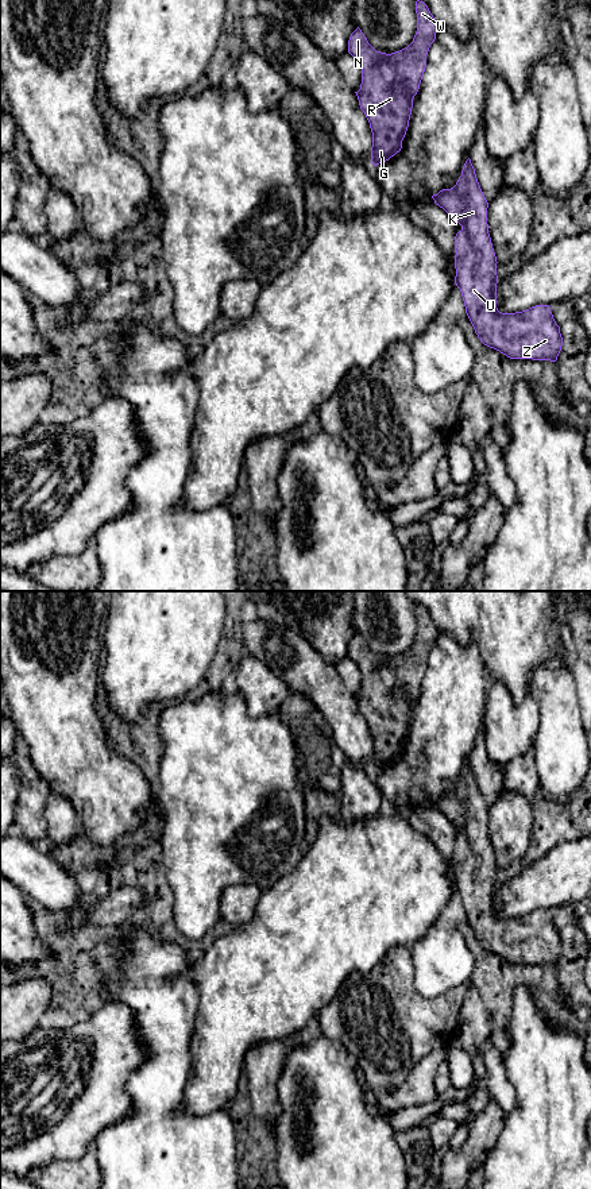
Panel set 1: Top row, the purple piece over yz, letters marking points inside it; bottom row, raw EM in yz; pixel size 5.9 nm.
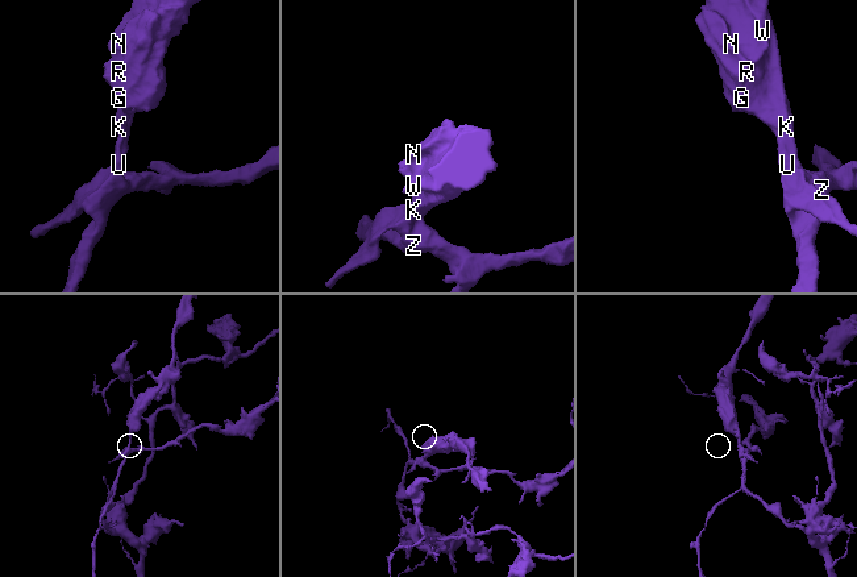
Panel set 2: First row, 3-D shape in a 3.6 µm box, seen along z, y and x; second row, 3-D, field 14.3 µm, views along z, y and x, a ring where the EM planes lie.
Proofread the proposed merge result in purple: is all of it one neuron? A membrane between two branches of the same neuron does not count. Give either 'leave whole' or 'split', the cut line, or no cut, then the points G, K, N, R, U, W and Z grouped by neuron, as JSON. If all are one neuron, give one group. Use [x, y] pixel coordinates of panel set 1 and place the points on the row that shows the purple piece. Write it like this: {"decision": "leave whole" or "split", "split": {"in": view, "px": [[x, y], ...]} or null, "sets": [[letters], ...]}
{"decision": "leave whole", "split": null, "sets": [["G", "K", "N", "R", "U", "W", "Z"]]}

